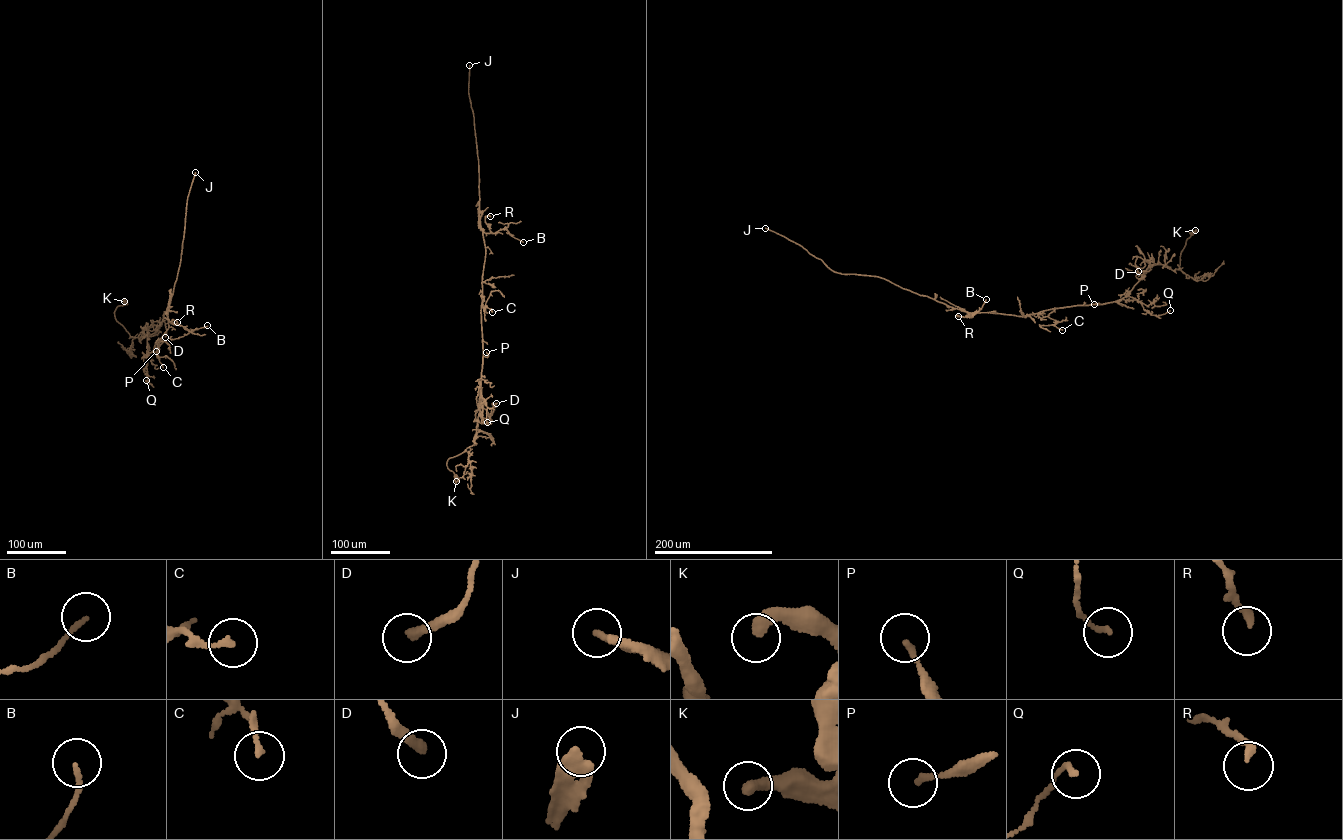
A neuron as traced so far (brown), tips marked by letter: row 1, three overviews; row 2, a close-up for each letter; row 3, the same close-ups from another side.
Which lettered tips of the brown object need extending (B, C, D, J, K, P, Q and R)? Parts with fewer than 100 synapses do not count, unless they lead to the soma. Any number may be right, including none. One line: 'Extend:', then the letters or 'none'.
Extend: J

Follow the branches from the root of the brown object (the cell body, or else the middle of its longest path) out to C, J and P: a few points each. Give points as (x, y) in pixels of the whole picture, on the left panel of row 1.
C: (124, 302), (114, 312), (116, 320), (139, 339), (146, 328), (149, 353), (159, 340), (156, 355), (163, 367)
J: (124, 302), (114, 312), (116, 320), (139, 339), (146, 328), (151, 352), (169, 326), (195, 172)
P: (124, 302), (114, 312), (116, 320), (130, 336), (139, 339), (146, 327), (148, 351), (156, 351)

